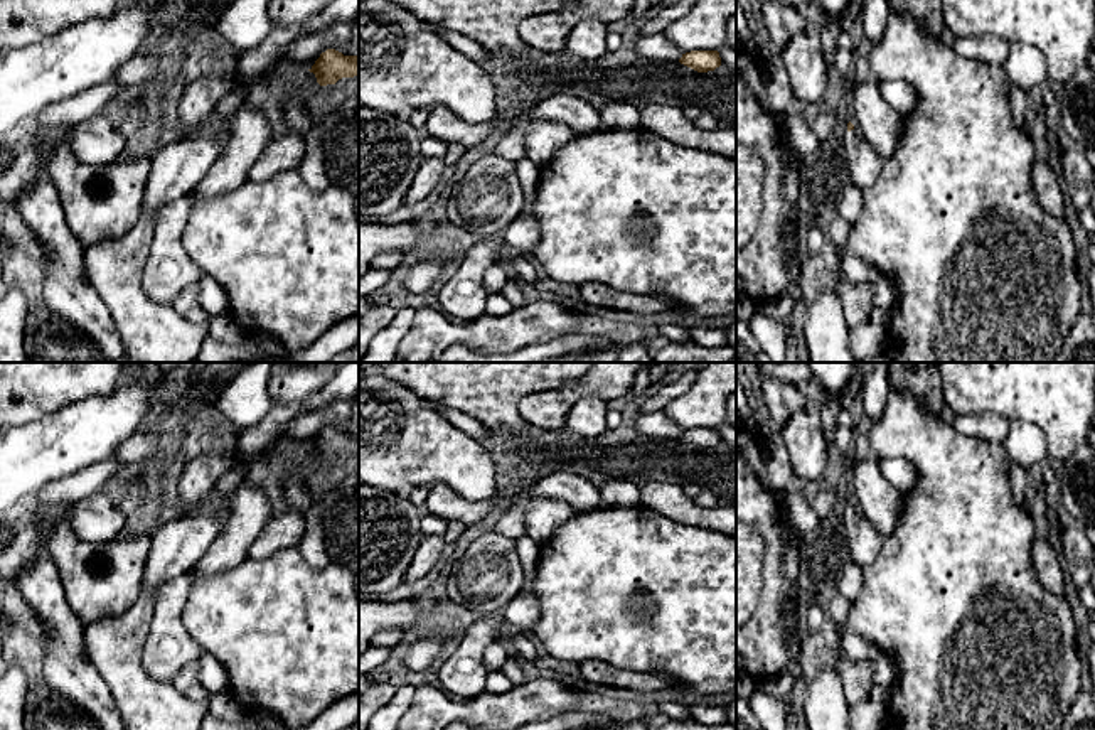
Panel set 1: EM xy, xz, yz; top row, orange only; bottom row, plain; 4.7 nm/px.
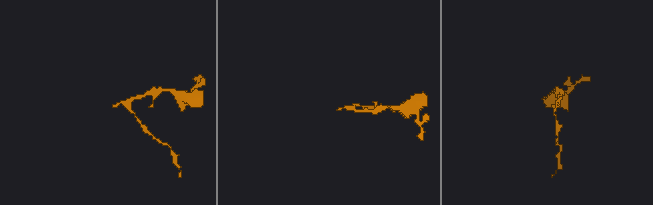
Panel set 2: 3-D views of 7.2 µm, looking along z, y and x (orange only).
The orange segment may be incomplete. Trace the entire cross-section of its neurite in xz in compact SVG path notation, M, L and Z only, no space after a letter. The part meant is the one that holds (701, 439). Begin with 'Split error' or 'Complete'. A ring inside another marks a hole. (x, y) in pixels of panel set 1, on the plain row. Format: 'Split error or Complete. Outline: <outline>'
Complete. Outline: M691 428L682 432L679 440L697 450L708 450L721 443L721 435L718 428Z

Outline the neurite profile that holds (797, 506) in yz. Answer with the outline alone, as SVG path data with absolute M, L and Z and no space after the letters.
M804 492L783 494L782 504L787 521L799 528L802 533L814 529L820 521L810 502L810 497Z

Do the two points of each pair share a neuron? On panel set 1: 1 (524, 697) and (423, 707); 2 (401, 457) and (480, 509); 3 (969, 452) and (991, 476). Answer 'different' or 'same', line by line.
1: same
2: different
3: same

